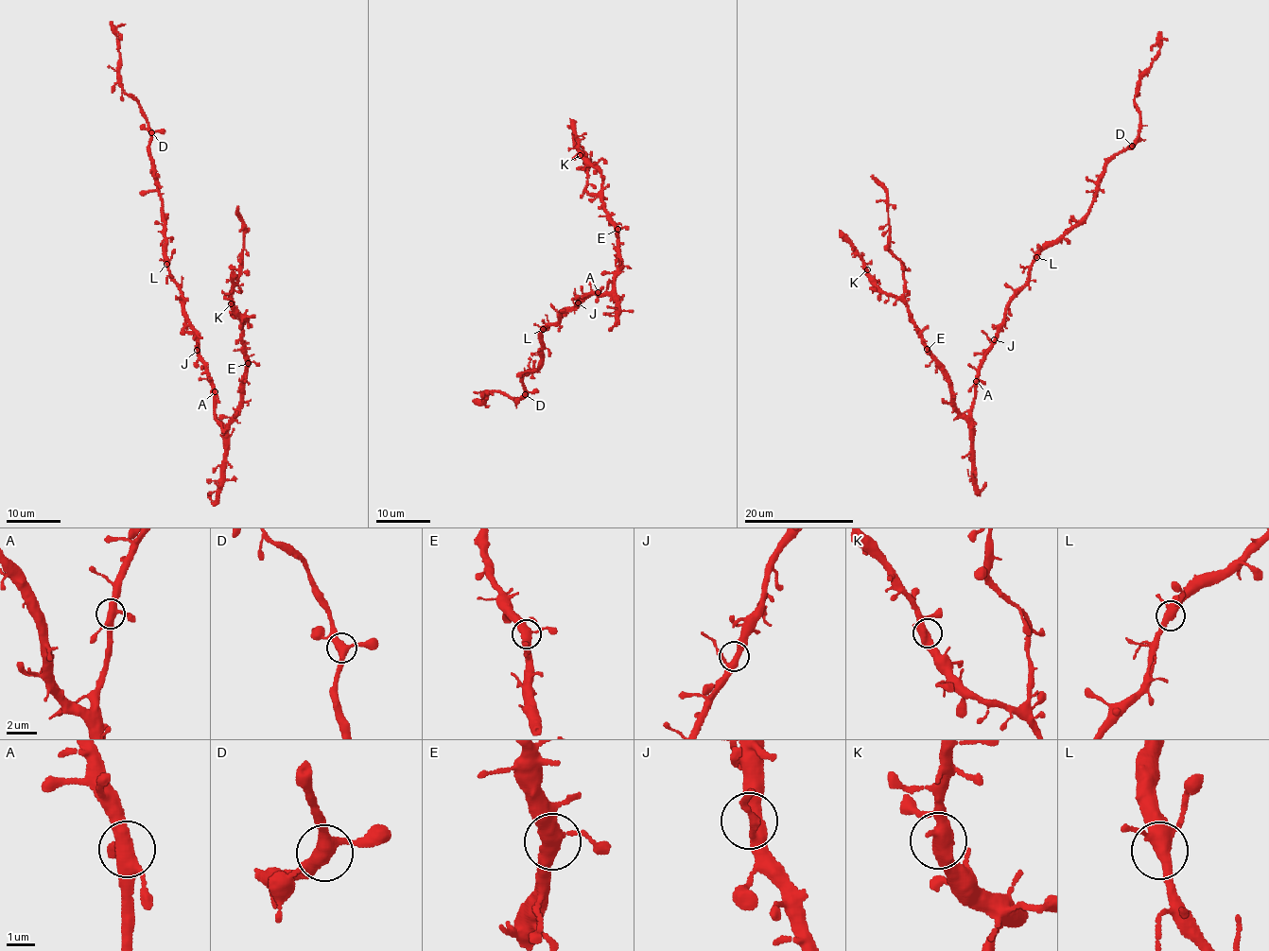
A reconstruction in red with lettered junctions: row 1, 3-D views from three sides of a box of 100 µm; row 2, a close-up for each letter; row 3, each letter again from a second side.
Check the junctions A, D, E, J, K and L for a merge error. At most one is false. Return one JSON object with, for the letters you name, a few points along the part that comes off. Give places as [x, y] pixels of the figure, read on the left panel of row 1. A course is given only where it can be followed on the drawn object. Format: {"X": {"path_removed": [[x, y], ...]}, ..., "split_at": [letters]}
{"split_at": []}

